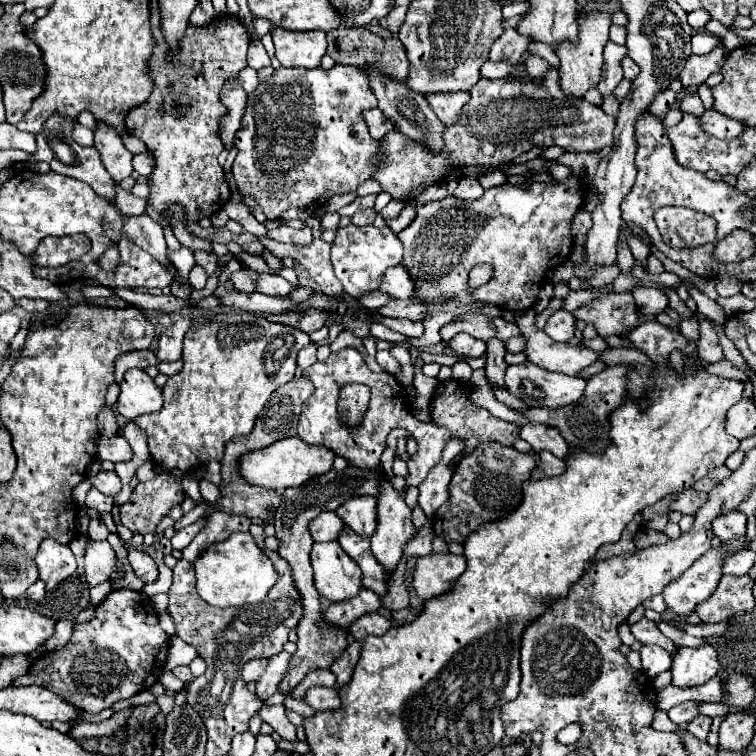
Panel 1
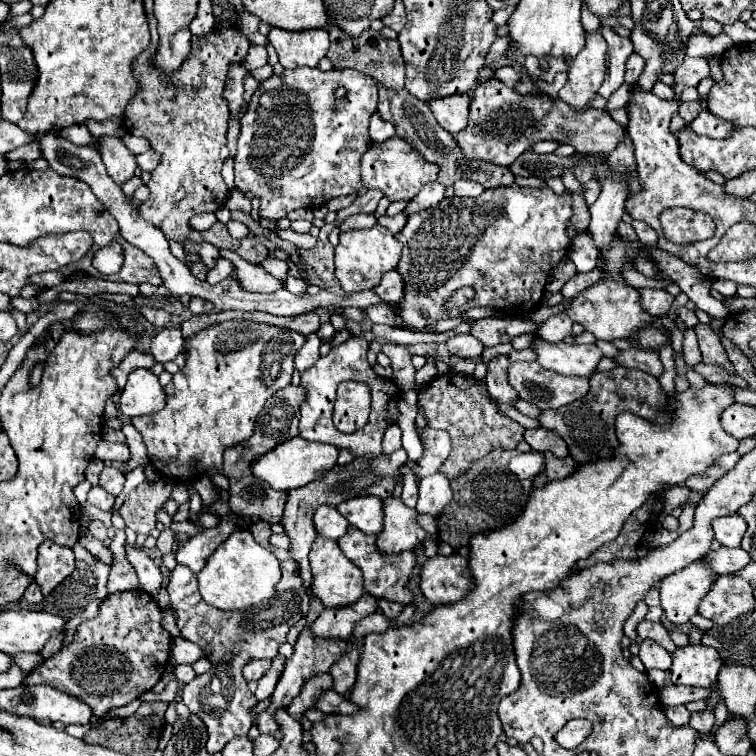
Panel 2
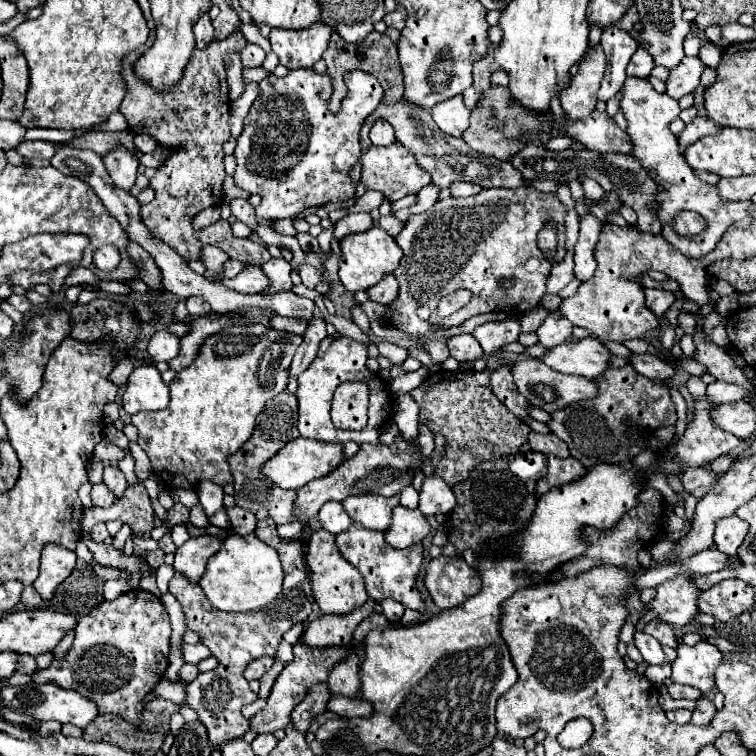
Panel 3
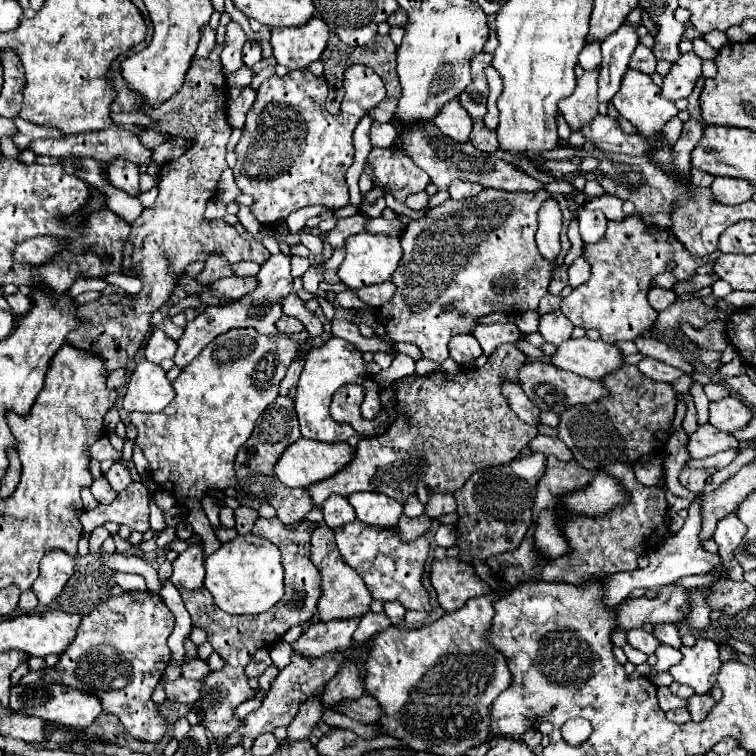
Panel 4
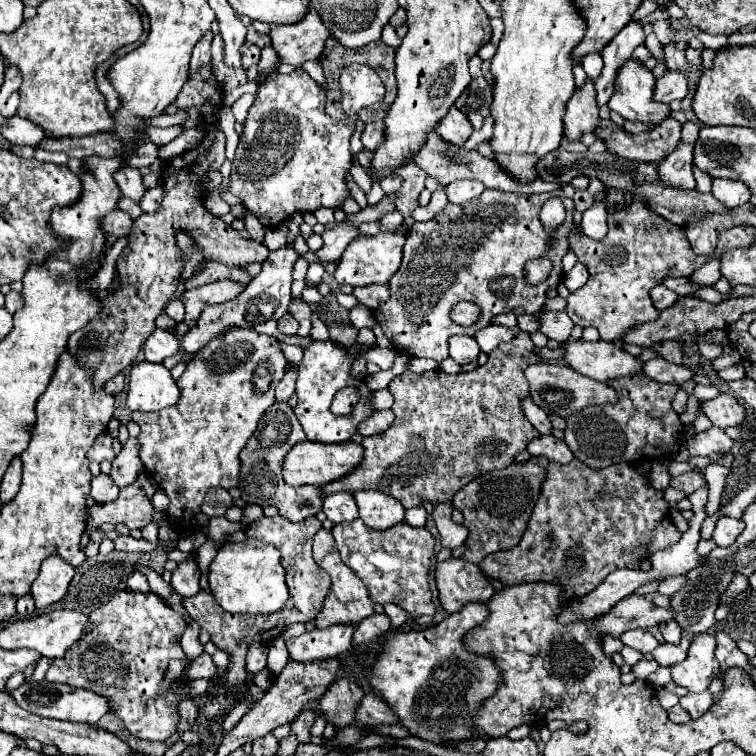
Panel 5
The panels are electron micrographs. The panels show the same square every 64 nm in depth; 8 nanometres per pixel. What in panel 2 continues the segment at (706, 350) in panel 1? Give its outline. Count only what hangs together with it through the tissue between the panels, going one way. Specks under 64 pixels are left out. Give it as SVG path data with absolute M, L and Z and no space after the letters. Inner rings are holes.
M696 324L694 332L698 336L698 344L700 344L700 352L702 352L702 362L704 364L712 364L712 366L720 366L722 370L726 370L728 376L736 376L734 364L728 360L724 346L720 344L718 336L710 330L710 326L708 324Z

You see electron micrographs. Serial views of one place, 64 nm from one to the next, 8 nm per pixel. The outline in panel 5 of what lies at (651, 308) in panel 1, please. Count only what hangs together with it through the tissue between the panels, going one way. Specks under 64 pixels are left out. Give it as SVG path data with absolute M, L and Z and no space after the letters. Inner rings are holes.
M658 284L650 290L650 298L658 310L664 310L664 308L670 308L678 300L678 294L668 290L664 284Z

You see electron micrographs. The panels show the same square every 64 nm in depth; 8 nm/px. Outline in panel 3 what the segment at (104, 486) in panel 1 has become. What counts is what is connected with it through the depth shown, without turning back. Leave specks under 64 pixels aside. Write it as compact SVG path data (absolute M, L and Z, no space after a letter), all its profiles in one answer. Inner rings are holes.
M108 466L104 468L104 484L116 494L116 496L122 496L124 490L128 488L128 482L124 478L124 472L116 466Z

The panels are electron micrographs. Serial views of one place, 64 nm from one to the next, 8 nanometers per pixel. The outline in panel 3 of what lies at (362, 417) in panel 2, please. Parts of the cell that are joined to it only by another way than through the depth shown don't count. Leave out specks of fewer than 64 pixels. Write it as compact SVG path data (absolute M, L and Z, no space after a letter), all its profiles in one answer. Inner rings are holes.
M344 382L334 392L332 422L342 430L364 430L367 425L369 389L364 382Z

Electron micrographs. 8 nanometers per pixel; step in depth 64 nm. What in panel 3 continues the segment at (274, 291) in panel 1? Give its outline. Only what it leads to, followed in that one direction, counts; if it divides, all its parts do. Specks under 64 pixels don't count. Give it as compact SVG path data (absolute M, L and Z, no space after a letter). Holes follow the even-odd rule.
M246 266L236 278L224 278L220 282L240 294L258 294L268 286L268 278L262 274L260 266Z

